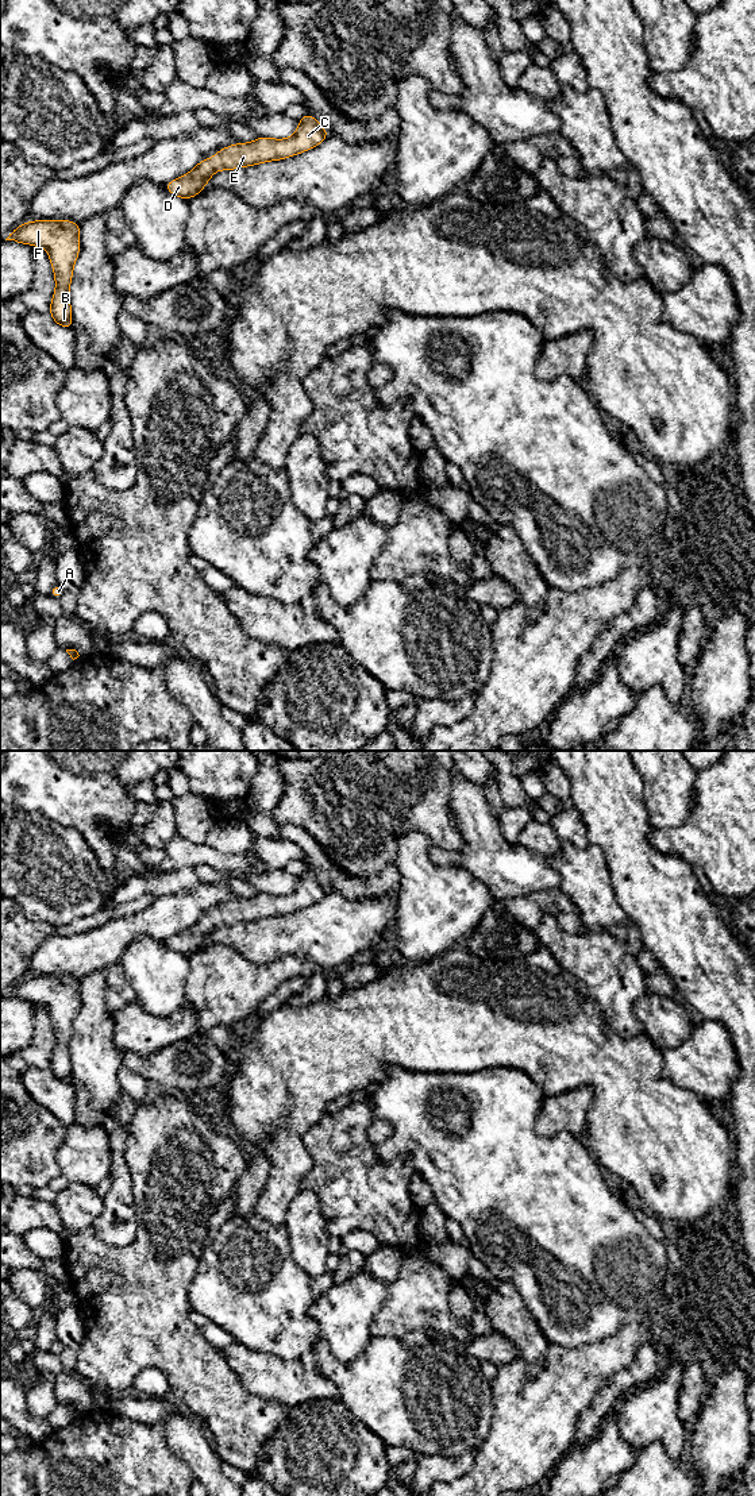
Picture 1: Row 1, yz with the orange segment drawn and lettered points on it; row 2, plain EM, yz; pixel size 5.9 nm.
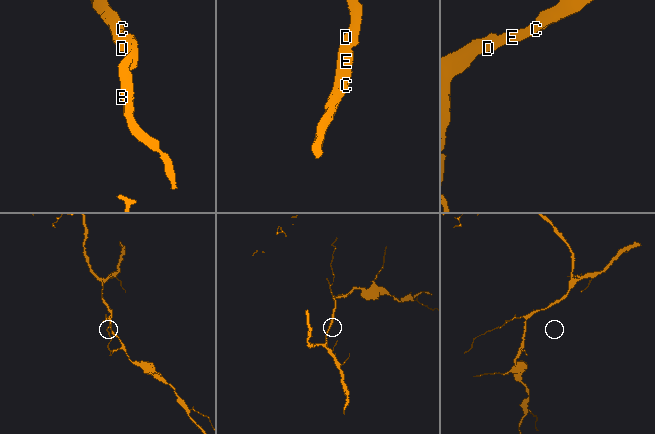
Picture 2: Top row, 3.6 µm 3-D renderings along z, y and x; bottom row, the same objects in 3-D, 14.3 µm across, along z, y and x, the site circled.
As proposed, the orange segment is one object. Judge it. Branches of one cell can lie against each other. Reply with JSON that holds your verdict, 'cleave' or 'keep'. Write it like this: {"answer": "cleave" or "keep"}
{"answer": "keep"}

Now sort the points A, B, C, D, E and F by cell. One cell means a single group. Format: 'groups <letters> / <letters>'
groups A B C D E F

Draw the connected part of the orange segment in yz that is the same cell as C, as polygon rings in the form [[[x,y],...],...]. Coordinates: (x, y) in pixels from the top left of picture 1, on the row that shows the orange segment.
[[[307,115],[298,122],[297,130],[289,139],[270,139],[259,136],[251,143],[236,143],[224,147],[215,157],[201,159],[188,174],[163,184],[172,194],[189,200],[201,193],[204,185],[211,180],[216,170],[232,170],[247,167],[267,161],[280,161],[311,150],[328,136],[328,130],[323,128],[315,117]]]

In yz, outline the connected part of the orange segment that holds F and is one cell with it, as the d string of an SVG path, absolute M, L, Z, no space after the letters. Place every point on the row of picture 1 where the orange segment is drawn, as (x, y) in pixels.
M70 220L28 221L14 230L5 239L47 250L55 275L55 293L49 315L63 328L74 328L72 323L69 288L73 266L80 252L80 228L80 224Z

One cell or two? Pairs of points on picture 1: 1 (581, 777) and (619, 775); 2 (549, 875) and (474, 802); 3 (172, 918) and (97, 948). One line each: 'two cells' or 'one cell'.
1: one cell
2: one cell
3: one cell

